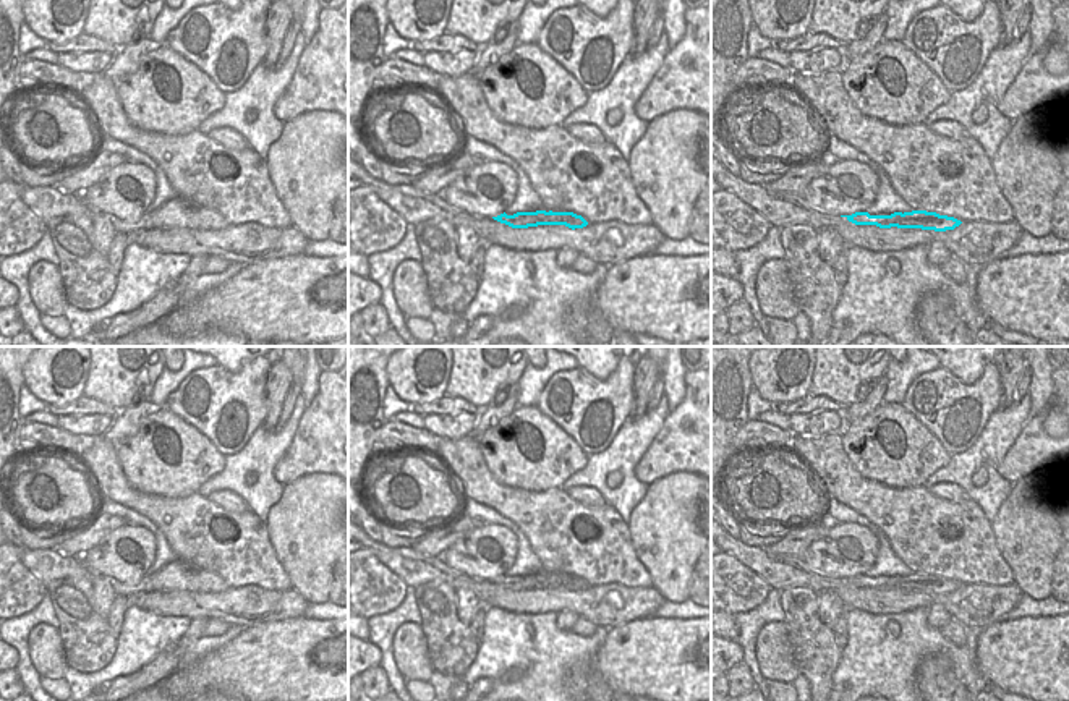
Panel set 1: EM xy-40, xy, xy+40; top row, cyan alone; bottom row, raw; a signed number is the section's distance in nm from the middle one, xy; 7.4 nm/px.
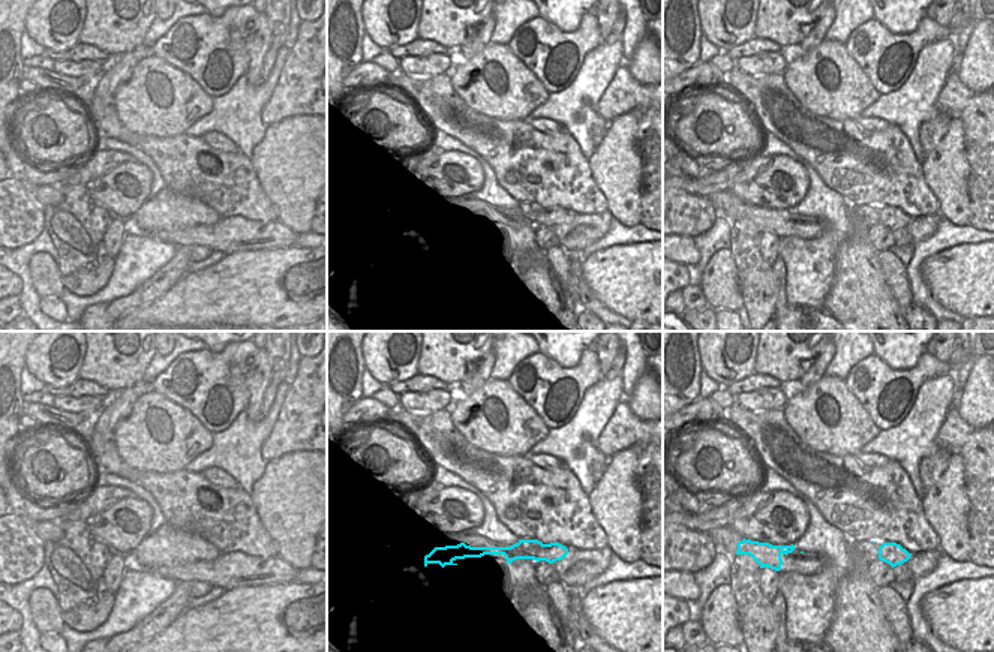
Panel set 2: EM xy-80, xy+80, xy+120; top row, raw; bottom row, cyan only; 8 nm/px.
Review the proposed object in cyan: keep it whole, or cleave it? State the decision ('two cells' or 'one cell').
two cells

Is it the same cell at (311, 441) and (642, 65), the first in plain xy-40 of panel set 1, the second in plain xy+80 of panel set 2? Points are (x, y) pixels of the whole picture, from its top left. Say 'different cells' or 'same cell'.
different cells

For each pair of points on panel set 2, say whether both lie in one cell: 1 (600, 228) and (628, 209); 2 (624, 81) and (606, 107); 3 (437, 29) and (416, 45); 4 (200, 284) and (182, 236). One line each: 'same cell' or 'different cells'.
1: different cells
2: same cell
3: different cells
4: different cells

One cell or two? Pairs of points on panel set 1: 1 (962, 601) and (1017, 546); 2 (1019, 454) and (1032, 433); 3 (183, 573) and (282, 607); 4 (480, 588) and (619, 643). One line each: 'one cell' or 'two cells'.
1: two cells
2: one cell
3: two cells
4: two cells

